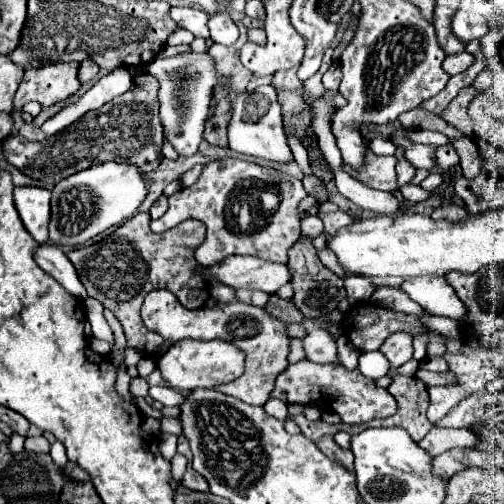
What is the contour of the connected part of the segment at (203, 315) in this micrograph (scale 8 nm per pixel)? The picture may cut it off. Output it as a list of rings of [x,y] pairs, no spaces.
[[[152,290],[142,304],[142,322],[148,330],[162,336],[168,346],[174,346],[184,338],[196,338],[196,340],[220,338],[240,348],[246,354],[246,372],[238,380],[218,386],[216,390],[252,406],[264,406],[264,402],[270,398],[276,376],[288,368],[286,358],[288,358],[290,338],[286,336],[286,324],[268,316],[264,308],[248,306],[244,302],[232,302],[232,304],[218,304],[214,308],[188,310],[178,302],[178,298],[172,292]]]

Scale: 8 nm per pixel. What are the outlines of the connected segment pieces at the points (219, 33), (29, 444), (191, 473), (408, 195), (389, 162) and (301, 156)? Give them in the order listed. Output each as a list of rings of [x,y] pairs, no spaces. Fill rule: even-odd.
[[[218,12],[210,18],[208,22],[208,28],[210,28],[210,38],[216,42],[216,44],[224,44],[224,46],[232,46],[240,32],[238,32],[238,26],[232,22],[232,18],[226,14],[226,12]]]
[[[40,436],[40,438],[28,438],[28,440],[24,442],[24,448],[26,448],[28,452],[36,452],[36,454],[49,453],[50,447],[51,444],[44,436]]]
[[[192,464],[186,466],[186,472],[182,476],[182,484],[186,488],[192,488],[192,490],[208,490],[208,482],[192,468]]]
[[[404,184],[404,186],[400,188],[400,194],[402,194],[406,200],[410,200],[410,202],[424,202],[424,200],[428,198],[428,192],[422,190],[422,188],[416,186],[416,184]]]
[[[368,152],[366,158],[368,158],[368,162],[360,172],[354,172],[348,166],[344,166],[344,170],[370,188],[394,192],[396,190],[396,170],[394,170],[396,158],[394,156],[376,156],[372,152]]]
[[[286,134],[289,146],[293,153],[295,161],[297,162],[300,170],[306,170],[306,174],[312,174],[312,168],[310,168],[308,153],[306,149],[302,147],[298,139],[292,134]]]

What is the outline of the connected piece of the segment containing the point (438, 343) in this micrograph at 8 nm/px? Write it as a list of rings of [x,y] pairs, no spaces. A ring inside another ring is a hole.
[[[428,332],[430,334],[430,344],[428,344],[428,356],[442,356],[446,352],[444,348],[444,340],[436,338],[436,332]]]

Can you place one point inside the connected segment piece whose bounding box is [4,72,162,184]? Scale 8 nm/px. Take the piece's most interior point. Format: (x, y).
(128, 130)

